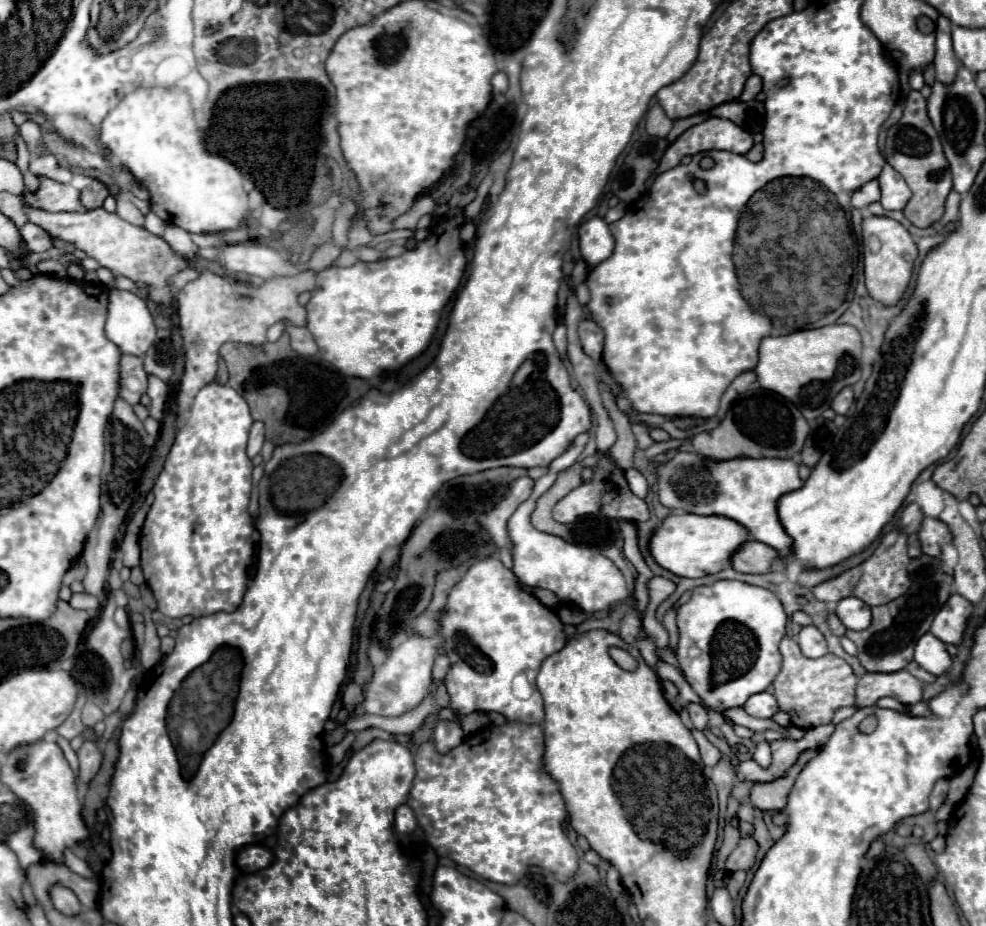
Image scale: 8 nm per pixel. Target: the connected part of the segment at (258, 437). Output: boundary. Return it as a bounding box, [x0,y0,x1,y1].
[247,421,265,457]

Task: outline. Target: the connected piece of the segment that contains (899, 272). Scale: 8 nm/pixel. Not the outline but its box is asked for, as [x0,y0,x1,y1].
[863,215,917,305]

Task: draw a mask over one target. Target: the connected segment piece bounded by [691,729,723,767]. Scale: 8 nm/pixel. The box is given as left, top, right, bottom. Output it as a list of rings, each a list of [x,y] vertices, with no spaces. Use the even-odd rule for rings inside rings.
[[[691,729],[691,733],[693,733],[693,737],[695,737],[695,741],[697,741],[697,745],[699,745],[699,751],[701,751],[701,759],[703,759],[703,763],[705,765],[709,765],[709,767],[713,767],[713,765],[717,765],[719,761],[721,761],[721,751],[713,745],[713,743],[709,743],[707,741],[707,737],[701,733],[701,731],[697,731],[697,729]]]

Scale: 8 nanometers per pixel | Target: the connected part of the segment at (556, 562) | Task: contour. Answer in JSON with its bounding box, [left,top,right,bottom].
[509,433,629,613]

